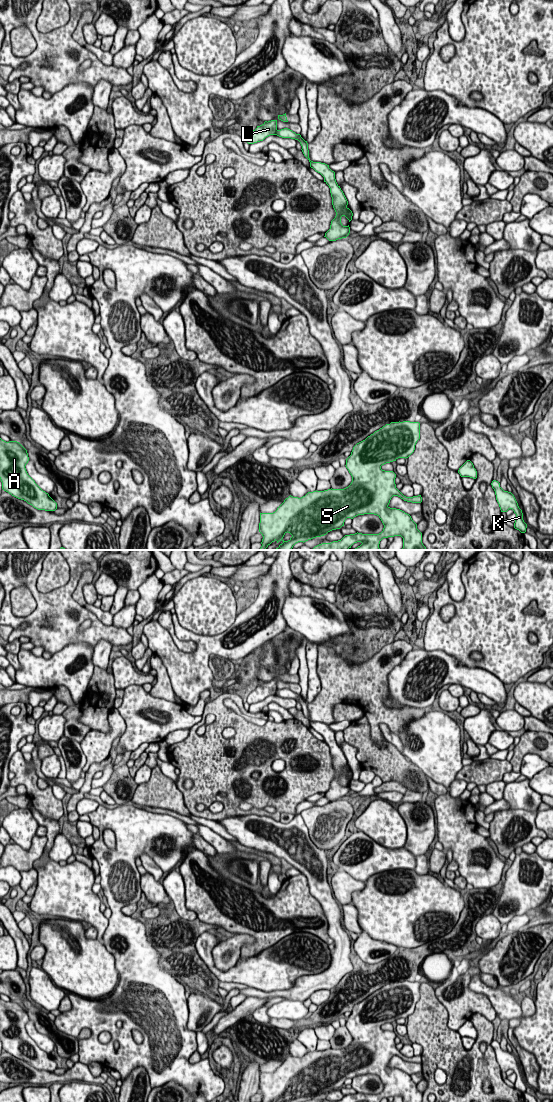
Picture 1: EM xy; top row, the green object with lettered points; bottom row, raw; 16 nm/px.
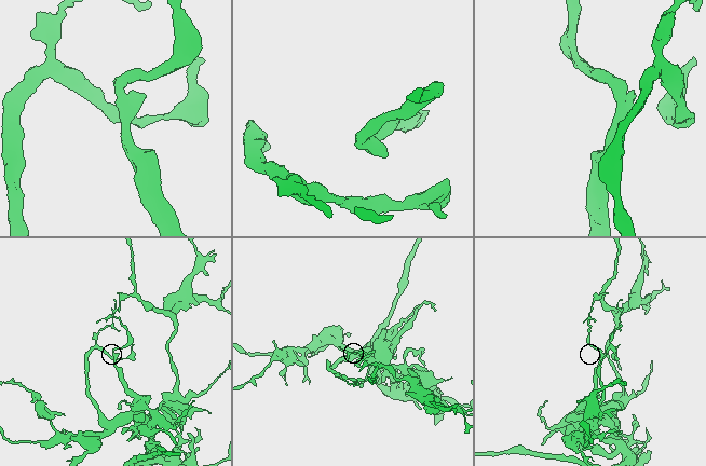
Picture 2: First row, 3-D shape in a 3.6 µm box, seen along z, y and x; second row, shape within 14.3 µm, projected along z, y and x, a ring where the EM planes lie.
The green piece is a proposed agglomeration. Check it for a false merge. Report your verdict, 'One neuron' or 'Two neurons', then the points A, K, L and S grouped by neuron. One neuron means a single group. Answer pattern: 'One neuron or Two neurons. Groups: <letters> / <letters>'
Two neurons. Groups: A K S / L

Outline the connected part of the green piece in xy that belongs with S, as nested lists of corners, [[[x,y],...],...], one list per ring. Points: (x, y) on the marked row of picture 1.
[[[391,422],[386,424],[365,440],[357,443],[346,459],[346,468],[352,476],[351,484],[344,489],[328,489],[324,491],[308,492],[298,498],[289,496],[273,513],[260,513],[259,532],[262,534],[262,546],[265,550],[275,540],[283,541],[275,550],[291,550],[298,542],[306,542],[316,537],[326,535],[328,532],[340,529],[347,518],[353,519],[358,515],[377,515],[383,525],[379,534],[355,533],[345,535],[341,540],[331,543],[322,543],[312,550],[348,550],[354,543],[362,544],[354,550],[380,550],[379,544],[383,538],[401,536],[403,538],[402,550],[427,550],[422,543],[422,533],[417,529],[417,524],[411,516],[404,511],[390,508],[388,505],[393,496],[398,496],[404,501],[421,503],[421,495],[406,497],[395,484],[396,474],[385,471],[381,466],[396,461],[398,458],[408,458],[415,450],[415,445],[420,439],[419,422]]]

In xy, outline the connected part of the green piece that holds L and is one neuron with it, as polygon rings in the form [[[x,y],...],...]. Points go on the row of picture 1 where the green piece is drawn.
[[[277,120],[265,121],[262,125],[257,126],[247,137],[248,144],[254,144],[263,141],[270,135],[275,135],[277,131]]]

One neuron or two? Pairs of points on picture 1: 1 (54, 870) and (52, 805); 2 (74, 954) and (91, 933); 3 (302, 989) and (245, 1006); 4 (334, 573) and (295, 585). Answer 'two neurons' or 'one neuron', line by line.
1: two neurons
2: two neurons
3: two neurons
4: two neurons

